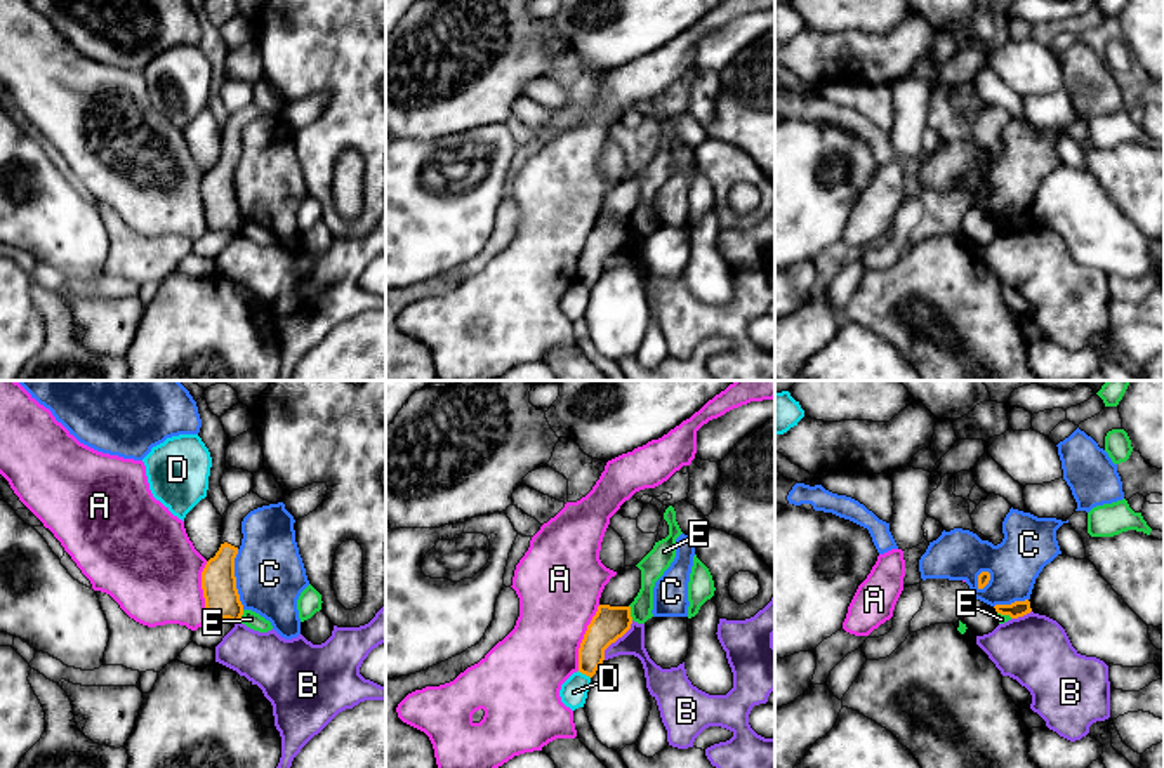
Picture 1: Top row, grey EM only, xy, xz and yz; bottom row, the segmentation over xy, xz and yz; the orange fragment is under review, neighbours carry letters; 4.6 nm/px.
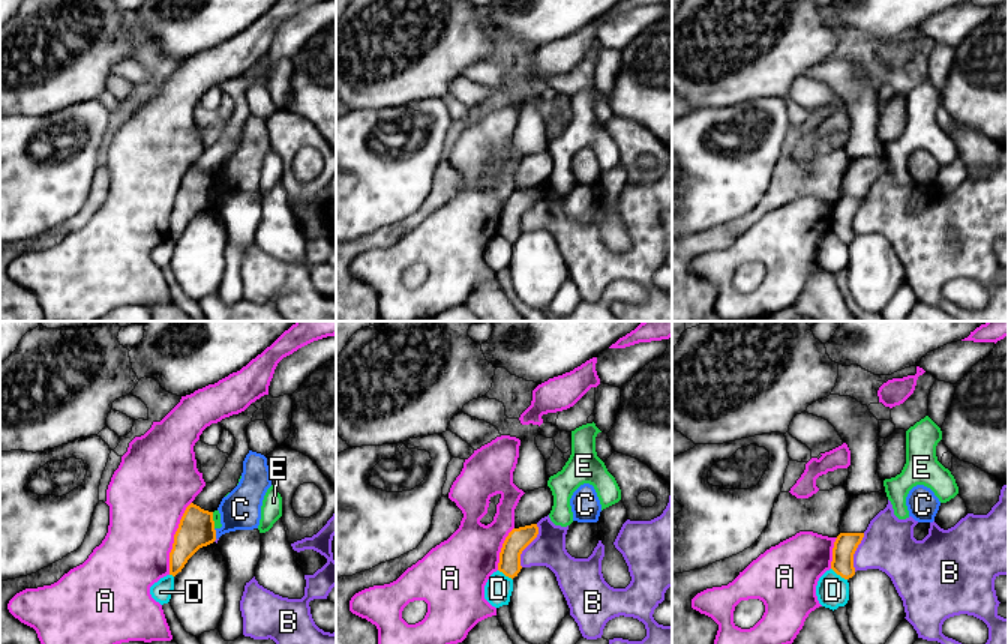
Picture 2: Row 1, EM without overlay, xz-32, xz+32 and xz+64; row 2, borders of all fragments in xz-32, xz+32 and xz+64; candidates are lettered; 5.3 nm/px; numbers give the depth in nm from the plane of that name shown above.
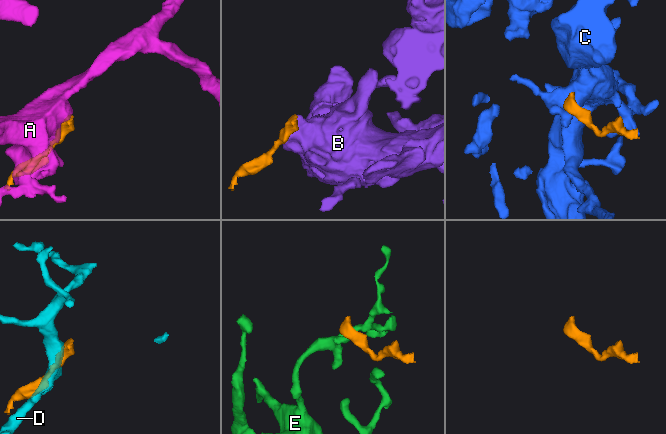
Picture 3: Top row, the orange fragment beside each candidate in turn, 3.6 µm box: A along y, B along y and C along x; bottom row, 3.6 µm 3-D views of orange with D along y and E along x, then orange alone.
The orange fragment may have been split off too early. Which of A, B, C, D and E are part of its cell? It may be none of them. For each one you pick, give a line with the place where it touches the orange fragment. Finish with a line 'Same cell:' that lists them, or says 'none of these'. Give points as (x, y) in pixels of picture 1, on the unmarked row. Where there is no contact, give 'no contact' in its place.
Same cell: none of these

